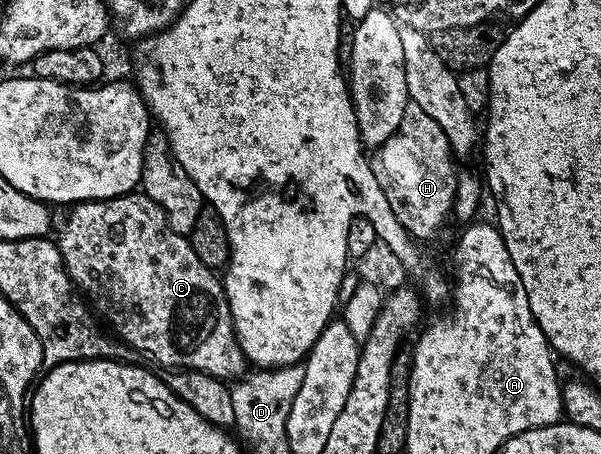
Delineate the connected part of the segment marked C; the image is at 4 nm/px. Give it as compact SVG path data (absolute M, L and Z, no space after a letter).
M130 193L120 195L114 199L93 199L90 203L75 203L68 208L69 216L61 227L61 236L56 236L55 242L61 251L61 259L65 262L65 271L78 292L86 296L94 295L101 307L110 307L105 319L113 326L113 331L129 347L150 355L161 367L173 367L169 369L180 369L182 371L198 371L204 375L210 375L222 381L233 381L246 374L247 355L242 351L240 343L237 342L237 335L233 331L233 318L229 312L229 302L225 296L225 289L220 278L215 276L214 268L203 265L199 257L195 257L195 249L184 235L177 235L171 228L165 217L164 209L155 201L151 201L144 193Z

